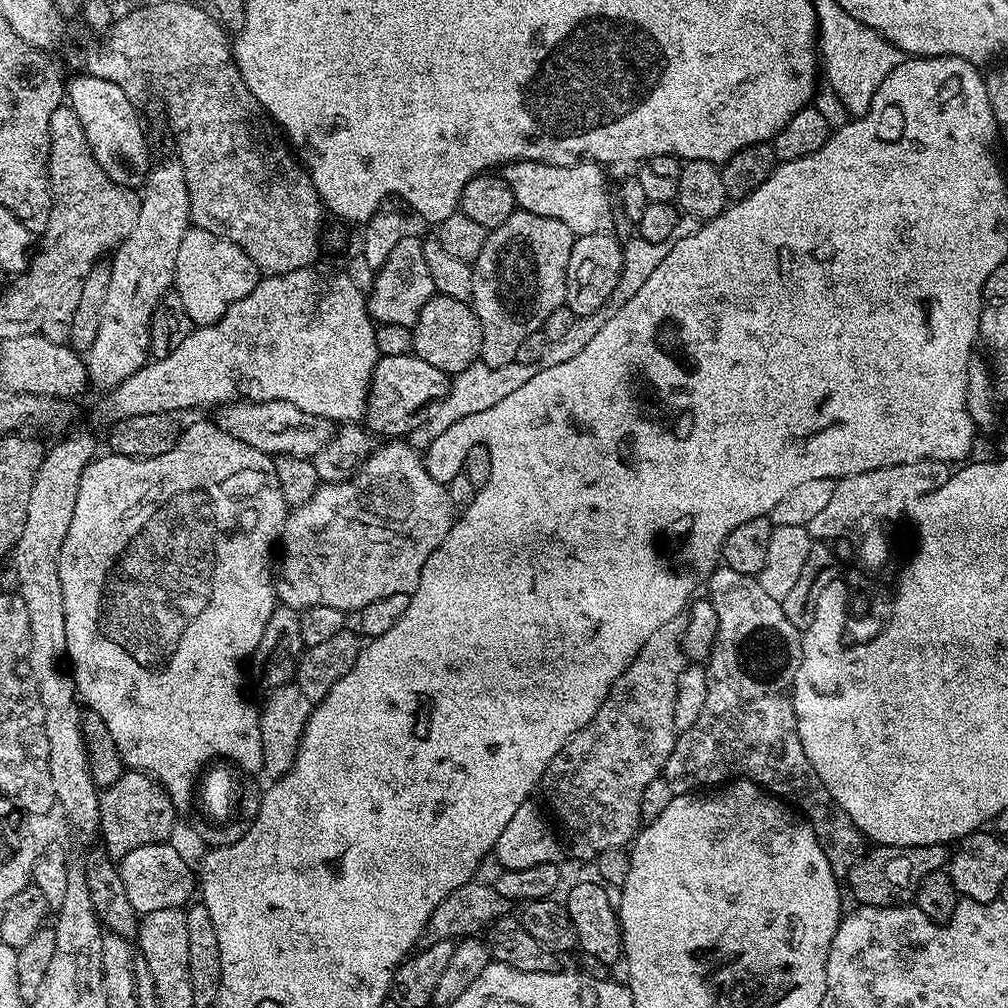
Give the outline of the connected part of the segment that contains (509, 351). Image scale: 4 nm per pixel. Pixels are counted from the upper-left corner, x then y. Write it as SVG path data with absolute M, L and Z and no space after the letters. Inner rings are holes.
M513 212L502 226L489 231L482 254L472 264L472 308L482 330L480 360L486 366L513 363L518 346L543 329L554 310L565 307L566 270L574 237L558 218Z

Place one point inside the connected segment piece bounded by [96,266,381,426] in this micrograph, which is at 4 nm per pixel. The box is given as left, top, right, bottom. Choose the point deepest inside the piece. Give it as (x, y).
(305, 337)

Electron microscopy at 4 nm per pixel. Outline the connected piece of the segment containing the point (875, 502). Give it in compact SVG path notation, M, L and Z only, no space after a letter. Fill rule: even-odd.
M919 460L898 466L886 466L878 470L870 470L866 474L845 476L836 481L834 495L829 504L820 511L820 516L809 522L807 529L816 542L833 542L851 524L859 520L868 520L871 516L896 516L900 511L916 503L918 498L938 490L938 486L946 486L952 477L953 469L947 460Z

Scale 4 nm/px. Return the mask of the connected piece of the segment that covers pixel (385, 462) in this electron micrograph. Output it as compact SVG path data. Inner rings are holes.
M392 438L381 446L373 447L372 452L364 459L360 469L348 480L337 484L321 483L320 488L302 506L291 509L287 513L284 530L282 533L282 548L284 544L284 561L278 564L278 579L275 581L276 594L279 603L285 608L303 610L314 606L334 606L334 610L342 610L346 614L359 613L360 609L370 606L370 602L378 602L378 598L386 598L389 594L410 594L418 586L422 566L426 566L426 558L438 550L438 546L446 538L446 534L452 528L454 509L450 502L450 494L447 487L438 483L430 474L426 474L424 457L411 443L400 438Z

